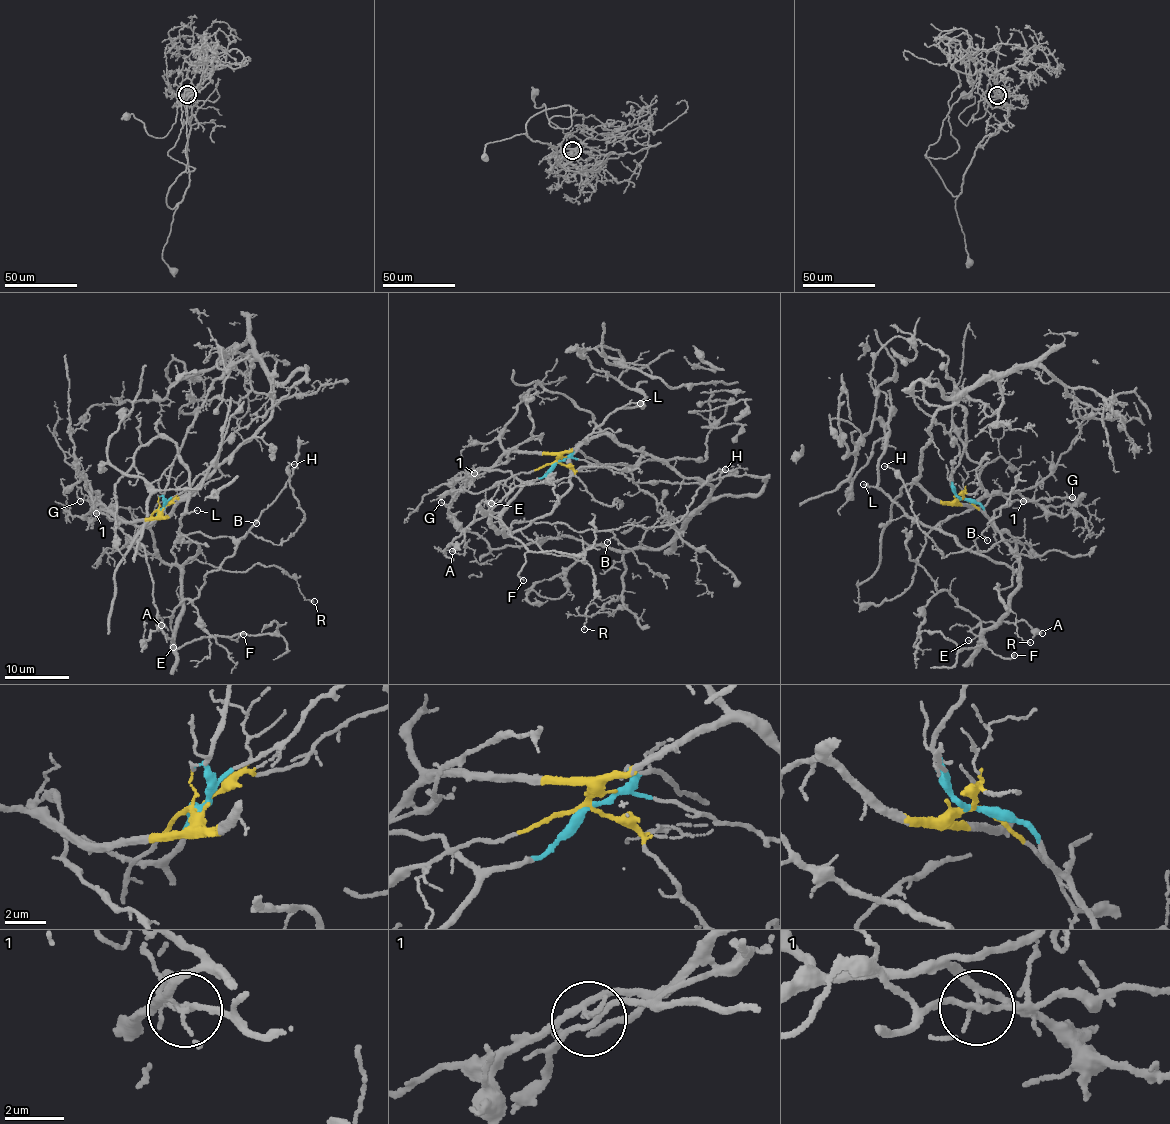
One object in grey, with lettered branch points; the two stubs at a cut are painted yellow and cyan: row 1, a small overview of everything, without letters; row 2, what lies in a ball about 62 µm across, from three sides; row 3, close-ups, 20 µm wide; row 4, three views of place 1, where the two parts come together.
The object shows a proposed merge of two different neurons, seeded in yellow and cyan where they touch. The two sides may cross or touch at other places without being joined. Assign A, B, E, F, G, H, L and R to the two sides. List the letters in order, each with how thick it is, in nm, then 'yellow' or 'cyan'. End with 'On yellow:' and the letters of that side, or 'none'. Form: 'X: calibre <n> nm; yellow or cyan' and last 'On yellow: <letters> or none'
A: calibre 440 nm; cyan
B: calibre 120 nm; cyan
E: calibre 140 nm; cyan
F: calibre 190 nm; cyan
G: calibre 120 nm; cyan
H: calibre 60 nm; cyan
L: calibre 100 nm; cyan
R: calibre 120 nm; cyan
On yellow: none

